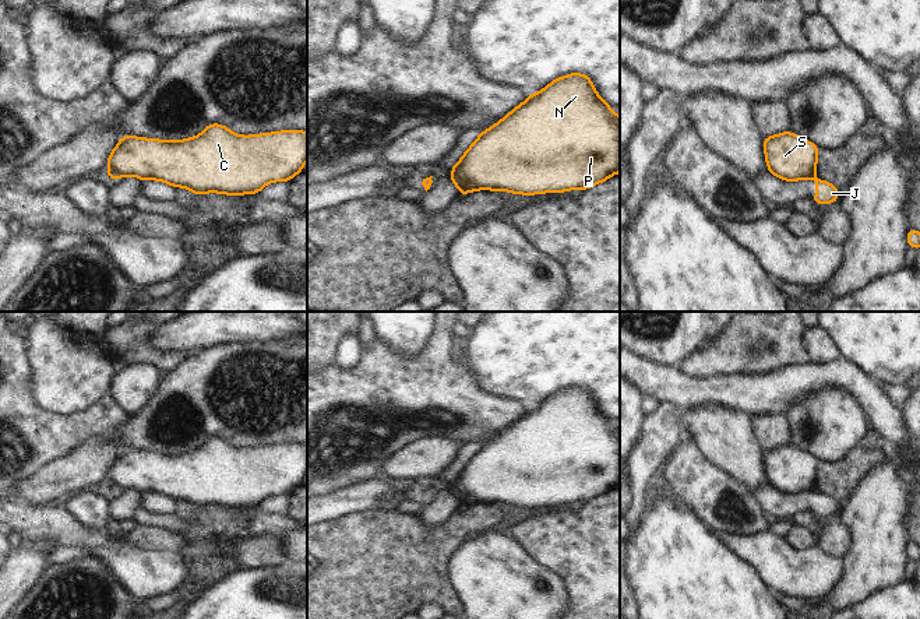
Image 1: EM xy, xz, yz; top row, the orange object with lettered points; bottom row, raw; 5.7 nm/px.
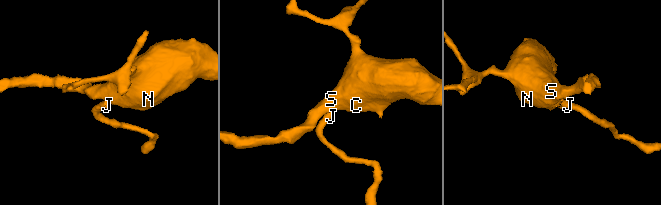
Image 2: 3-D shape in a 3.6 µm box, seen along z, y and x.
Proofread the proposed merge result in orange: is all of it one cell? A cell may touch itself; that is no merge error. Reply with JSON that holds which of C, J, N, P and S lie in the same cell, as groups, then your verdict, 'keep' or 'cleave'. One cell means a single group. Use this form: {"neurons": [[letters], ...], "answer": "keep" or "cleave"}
{"neurons": [["C", "N", "P", "S"], ["J"]], "answer": "cleave"}

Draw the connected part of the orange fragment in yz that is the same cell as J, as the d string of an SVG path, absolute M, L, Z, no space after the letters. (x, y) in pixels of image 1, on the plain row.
M811 490L817 496L817 507L811 511L817 517L831 517L839 511L839 503L826 493Z

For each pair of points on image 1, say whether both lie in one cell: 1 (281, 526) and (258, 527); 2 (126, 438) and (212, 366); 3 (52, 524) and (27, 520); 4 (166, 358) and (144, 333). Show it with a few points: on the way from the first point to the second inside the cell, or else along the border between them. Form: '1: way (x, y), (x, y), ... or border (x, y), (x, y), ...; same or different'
1: way (275, 526), (264, 526); same
2: way (147, 419), (172, 396), (186, 393), (191, 387); same
3: way (46, 523), (32, 523); same
4: way (158, 358), (144, 341); same

